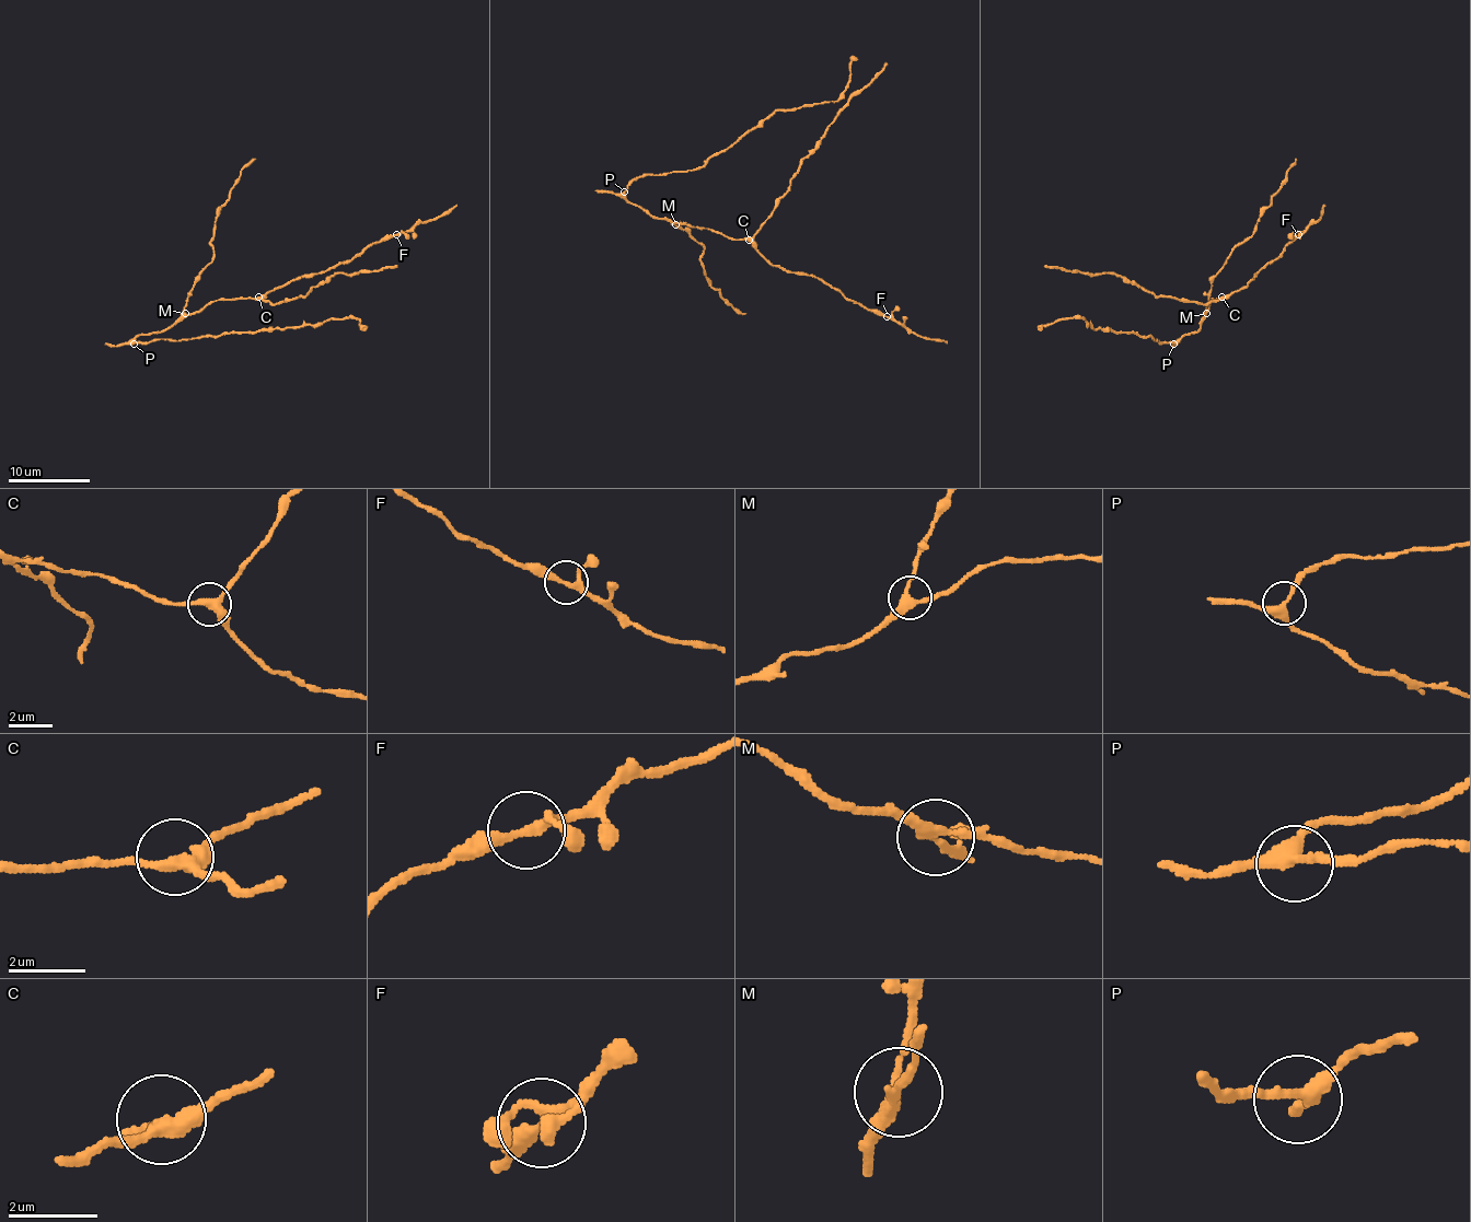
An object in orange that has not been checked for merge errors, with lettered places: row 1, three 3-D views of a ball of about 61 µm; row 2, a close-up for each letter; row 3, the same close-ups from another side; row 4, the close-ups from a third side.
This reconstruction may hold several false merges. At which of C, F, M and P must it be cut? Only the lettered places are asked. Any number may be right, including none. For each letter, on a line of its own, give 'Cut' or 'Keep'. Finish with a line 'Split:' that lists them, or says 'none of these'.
C: Keep
F: Keep
M: Keep
P: Keep
Split: none of these

